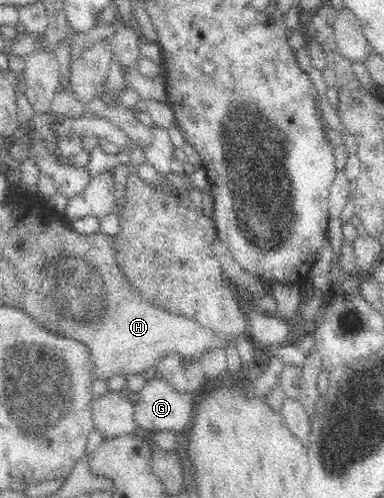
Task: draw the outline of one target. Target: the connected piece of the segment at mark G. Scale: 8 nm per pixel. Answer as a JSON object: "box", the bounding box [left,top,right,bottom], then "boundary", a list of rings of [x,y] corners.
{"box":[134,379,196,436],"boundary":[[[152,379],[135,386],[138,400],[134,403],[134,423],[145,436],[156,431],[172,431],[188,428],[194,412],[196,400],[193,393],[176,392],[165,380]]]}

